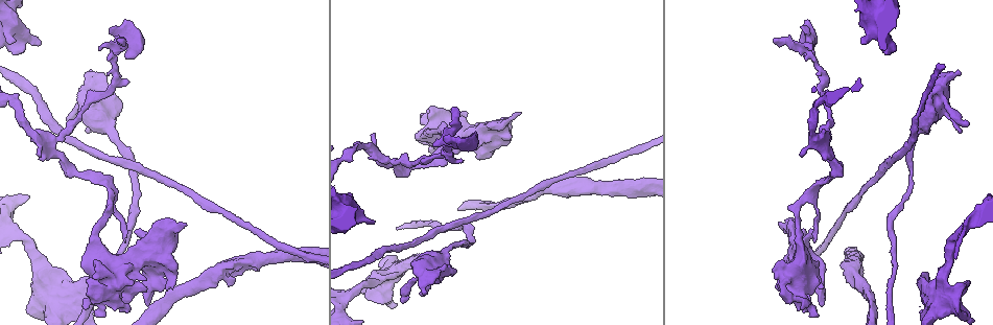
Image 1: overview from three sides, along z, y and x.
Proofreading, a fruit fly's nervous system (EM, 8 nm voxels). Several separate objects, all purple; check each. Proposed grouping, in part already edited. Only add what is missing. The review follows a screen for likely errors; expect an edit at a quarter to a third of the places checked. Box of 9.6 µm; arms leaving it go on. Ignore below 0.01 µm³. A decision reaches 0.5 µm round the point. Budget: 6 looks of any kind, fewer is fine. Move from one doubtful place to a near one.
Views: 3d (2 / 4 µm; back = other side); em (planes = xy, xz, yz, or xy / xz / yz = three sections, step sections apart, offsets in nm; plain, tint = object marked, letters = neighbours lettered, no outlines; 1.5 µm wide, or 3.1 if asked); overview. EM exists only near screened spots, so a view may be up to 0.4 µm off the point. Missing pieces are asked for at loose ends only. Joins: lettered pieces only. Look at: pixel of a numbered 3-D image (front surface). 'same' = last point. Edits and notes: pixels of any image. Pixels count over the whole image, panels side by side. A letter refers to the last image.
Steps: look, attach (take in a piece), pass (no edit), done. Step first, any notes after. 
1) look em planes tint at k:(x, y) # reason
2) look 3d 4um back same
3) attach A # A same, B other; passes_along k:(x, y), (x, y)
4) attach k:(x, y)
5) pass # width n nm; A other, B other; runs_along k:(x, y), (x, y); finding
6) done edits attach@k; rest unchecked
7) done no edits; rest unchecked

look em planes letters at 1:(85, 308) # branch stops here

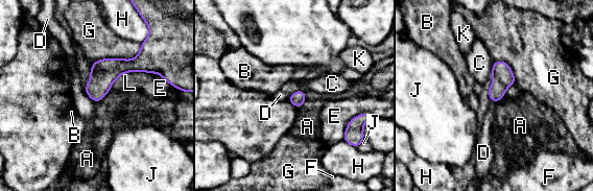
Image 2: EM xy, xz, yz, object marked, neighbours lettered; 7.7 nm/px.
pass # width 110 nm; A other, B other, C other, D other, E other, F other, G other, H other, J other, K other, L other; border 2:(84, 87), (84, 90), (95, 102); none of them fits

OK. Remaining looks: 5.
look 3d 2um back at 1:(373, 219) # branch stops here

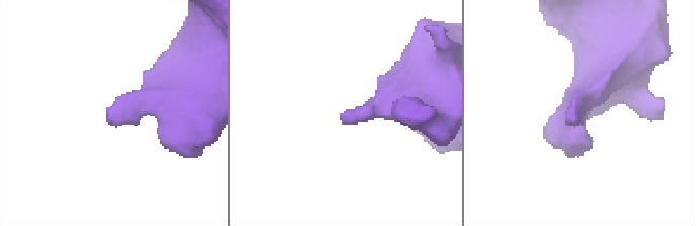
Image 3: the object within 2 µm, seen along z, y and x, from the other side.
look em planes letters at 3:(578, 125)

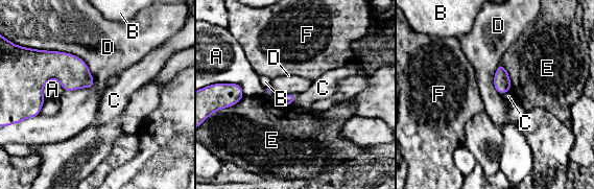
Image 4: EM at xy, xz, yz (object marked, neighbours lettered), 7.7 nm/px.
pass # A other, B other, C other, D other, E other, F other; border 4:(15, 44), (78, 56), (94, 86); none of them fits

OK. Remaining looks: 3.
look em xz step 8 letters at 1:(30, 311) # an open end

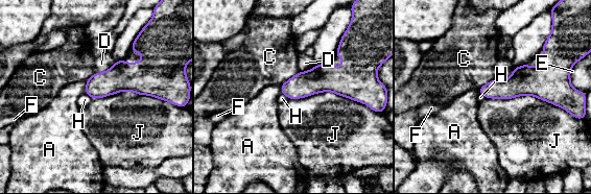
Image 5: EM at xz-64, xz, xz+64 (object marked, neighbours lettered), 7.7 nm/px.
pass # longest_contact J 600 nm; A other, C other, D other, E other, F other, H other, J other; border 5:(486, 97), (533, 95), (564, 110); no lettered piece goes on from it

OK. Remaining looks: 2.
done no edits; rest unchecked

